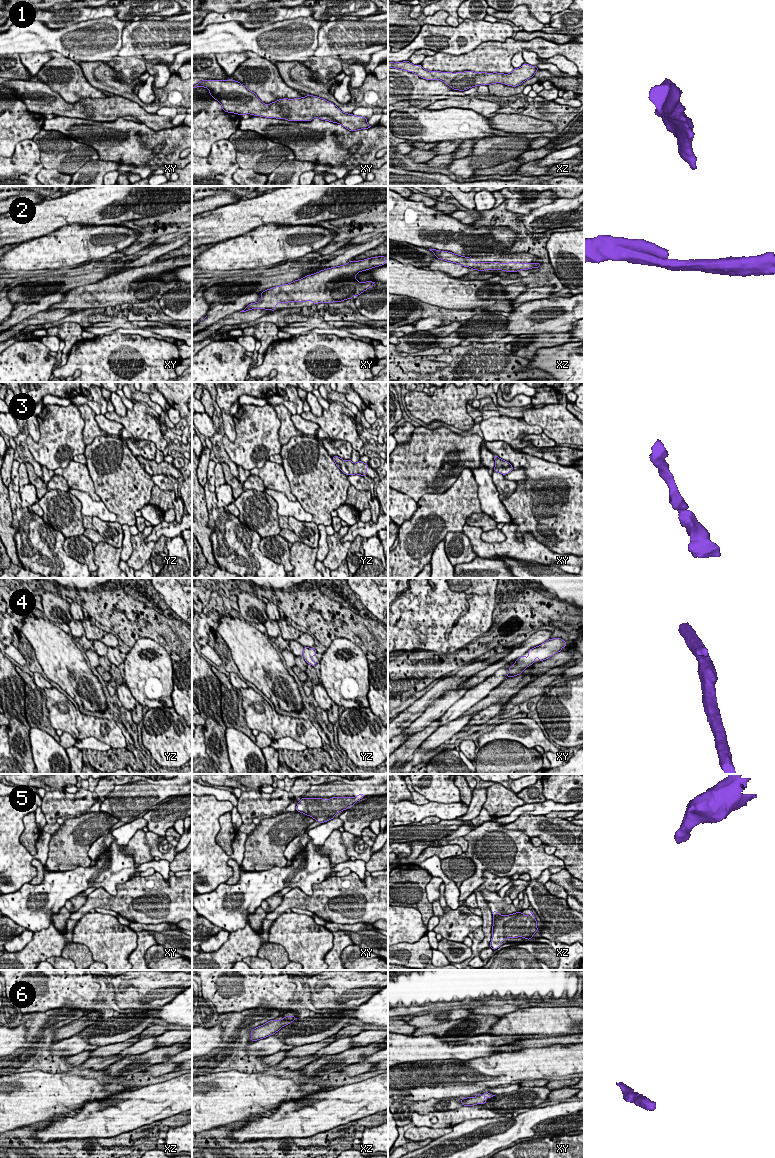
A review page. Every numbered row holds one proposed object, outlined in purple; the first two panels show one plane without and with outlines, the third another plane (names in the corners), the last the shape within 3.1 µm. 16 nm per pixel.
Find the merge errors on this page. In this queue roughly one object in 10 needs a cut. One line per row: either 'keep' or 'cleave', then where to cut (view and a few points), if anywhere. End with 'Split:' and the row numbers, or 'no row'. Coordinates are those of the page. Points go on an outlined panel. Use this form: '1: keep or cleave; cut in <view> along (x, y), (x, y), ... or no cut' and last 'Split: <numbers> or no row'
1: keep; no cut
2: keep; no cut
3: keep; no cut
4: keep; no cut
5: keep; no cut
6: keep; no cut
Split: no row

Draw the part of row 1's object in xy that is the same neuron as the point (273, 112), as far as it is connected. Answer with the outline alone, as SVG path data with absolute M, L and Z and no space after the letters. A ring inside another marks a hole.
M232 79L225 81L202 80L200 83L193 86L192 89L197 87L208 88L210 90L208 94L212 95L214 99L221 103L222 109L225 112L235 113L241 116L251 114L266 118L286 119L288 121L311 121L313 118L319 118L321 120L341 124L349 131L357 131L371 127L368 125L366 117L344 113L333 103L317 96L307 95L306 97L295 99L284 98L272 102L271 104L264 104L254 92L248 90L247 87L240 82Z

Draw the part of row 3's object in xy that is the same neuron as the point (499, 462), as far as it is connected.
M494 455L494 460L496 463L494 467L495 472L499 472L505 476L514 469L509 462L500 459L497 455Z

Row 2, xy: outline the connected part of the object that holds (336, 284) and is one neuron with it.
M385 256L367 258L360 261L349 261L345 265L324 269L312 275L295 280L292 283L276 286L267 289L261 293L261 300L256 303L249 304L240 312L246 312L251 309L276 310L277 303L284 302L304 302L312 301L314 305L317 303L341 302L351 299L354 295L359 296L365 290L371 288L375 282L358 282L355 278L358 272L382 266L386 263Z

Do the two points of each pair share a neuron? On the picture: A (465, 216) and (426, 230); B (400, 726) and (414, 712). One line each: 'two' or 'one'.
A: two
B: one

